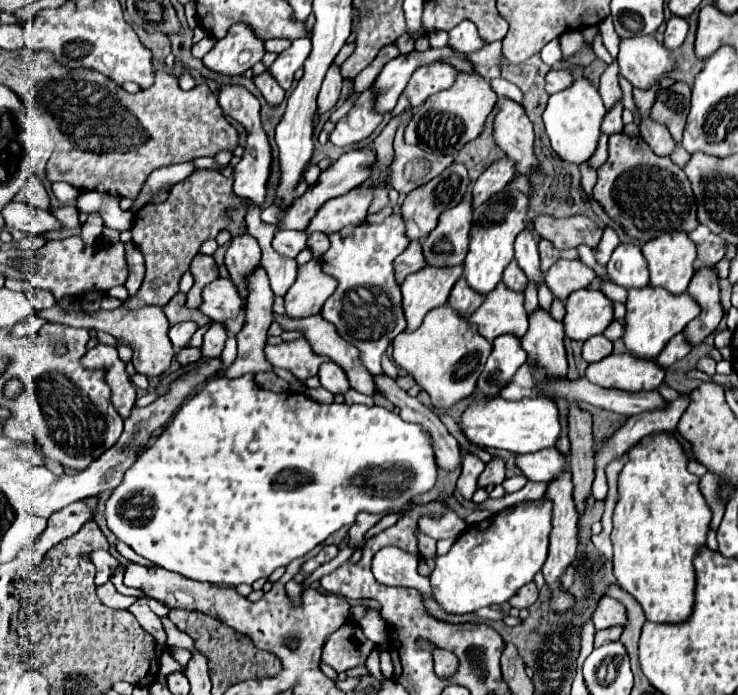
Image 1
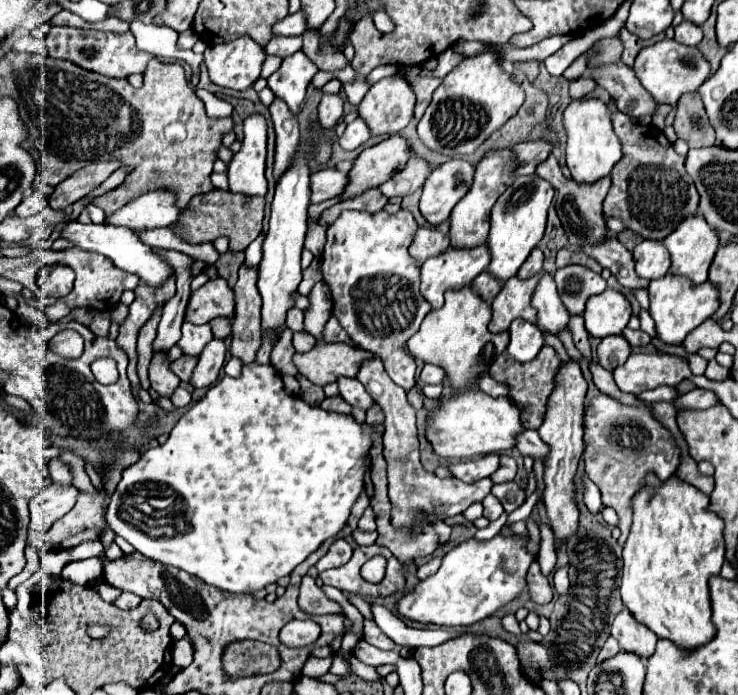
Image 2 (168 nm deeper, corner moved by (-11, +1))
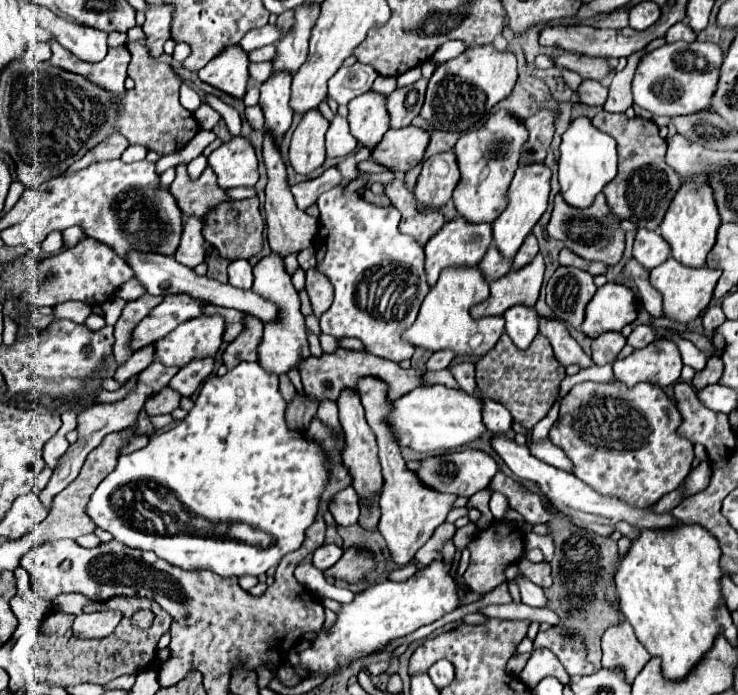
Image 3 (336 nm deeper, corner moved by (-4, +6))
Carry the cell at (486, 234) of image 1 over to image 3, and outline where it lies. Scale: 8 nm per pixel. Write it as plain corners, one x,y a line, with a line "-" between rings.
545,163
537,165
521,165
515,171
515,177
509,187
509,205
507,209
493,221
493,237
497,249
505,257
513,257
525,237
531,233
533,225
541,219
541,215
547,209
547,199
549,199
549,179
551,179
551,169

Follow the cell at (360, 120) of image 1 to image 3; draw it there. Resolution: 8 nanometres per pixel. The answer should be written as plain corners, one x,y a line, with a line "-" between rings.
335,117
327,135
325,135
325,151
327,157
345,157
349,153
353,153
353,149
357,147
357,139
349,133
349,125
347,119
343,117

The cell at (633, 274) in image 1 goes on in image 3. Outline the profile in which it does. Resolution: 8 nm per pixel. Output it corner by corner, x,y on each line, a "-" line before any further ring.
639,229
635,243
633,243
633,257
647,269
653,269
655,265
661,265
665,259
671,257
669,243
663,241
659,231

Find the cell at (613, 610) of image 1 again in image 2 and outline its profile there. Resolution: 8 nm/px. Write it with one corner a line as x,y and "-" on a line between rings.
622,610
614,618
612,636
620,642
622,650
634,652
642,658
648,658
654,652
658,640
658,636
652,634
652,630
648,630
646,626
640,626
640,622
636,622
636,618
628,614
628,610

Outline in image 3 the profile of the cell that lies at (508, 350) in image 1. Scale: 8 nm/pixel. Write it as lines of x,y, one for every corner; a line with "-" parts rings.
515,305
509,309
505,315
505,331
513,339
513,343
519,349
527,349
531,341
535,339
537,325
539,325
539,315
535,307
525,307
525,305

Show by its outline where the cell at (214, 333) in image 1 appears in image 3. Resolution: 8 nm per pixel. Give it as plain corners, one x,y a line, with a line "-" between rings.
211,357
191,361
189,365
185,365
185,369
179,369
179,373
171,379
169,387
175,389
177,393
181,393
183,397
191,397
203,385
203,381
211,375
211,371
213,371

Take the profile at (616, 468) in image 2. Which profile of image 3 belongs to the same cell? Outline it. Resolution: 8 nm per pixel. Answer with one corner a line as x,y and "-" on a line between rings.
617,379
611,383
585,381
575,385
567,397
563,397
559,419
549,431
549,441
565,451
565,455
573,461
573,475
585,481
589,487
603,495
621,497
633,507
651,507
663,495
675,491
691,471
691,463
695,459
693,443
685,437
679,437
679,425
681,413
677,411
675,403
661,387
653,383
641,383
629,389

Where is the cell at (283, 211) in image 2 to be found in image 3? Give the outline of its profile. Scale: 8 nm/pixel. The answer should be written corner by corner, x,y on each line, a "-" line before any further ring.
271,253
269,257
261,259
253,267
253,275
255,275
253,291
259,293
261,297
273,301
279,307
279,321
265,325
263,341
259,345
259,365
269,369
269,373
277,373
277,377
279,377
279,375
285,375
291,369
297,369
303,359
311,357
309,343
307,343
305,317
299,311
299,295
297,295
297,291
291,283
291,277
287,275
287,271
283,267
283,259
279,255

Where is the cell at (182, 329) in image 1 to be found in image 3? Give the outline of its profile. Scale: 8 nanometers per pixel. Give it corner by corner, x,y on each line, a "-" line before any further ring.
199,315
177,325
167,337
153,343
155,357
165,367
185,367
193,359
215,357
223,343
225,319
221,315

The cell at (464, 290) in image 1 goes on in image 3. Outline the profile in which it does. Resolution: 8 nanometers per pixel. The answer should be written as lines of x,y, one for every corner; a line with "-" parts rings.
491,245
491,247
489,247
489,253
485,253
485,257
481,259
479,269
483,271
485,279
491,281
491,279
499,279
499,277
503,277
505,273
509,273
511,263
513,263
511,259
505,261
505,257
501,257
501,253
497,253
497,247

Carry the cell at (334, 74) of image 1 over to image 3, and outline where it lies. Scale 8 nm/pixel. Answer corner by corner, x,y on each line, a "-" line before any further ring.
309,111
303,115
289,145
289,163
295,173
309,175
323,165
327,129
329,123
319,111

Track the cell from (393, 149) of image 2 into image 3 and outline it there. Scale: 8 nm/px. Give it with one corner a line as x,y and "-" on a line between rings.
409,125
403,129
391,129
373,151
373,159
389,169
409,171
423,159
429,141
431,131
419,127

